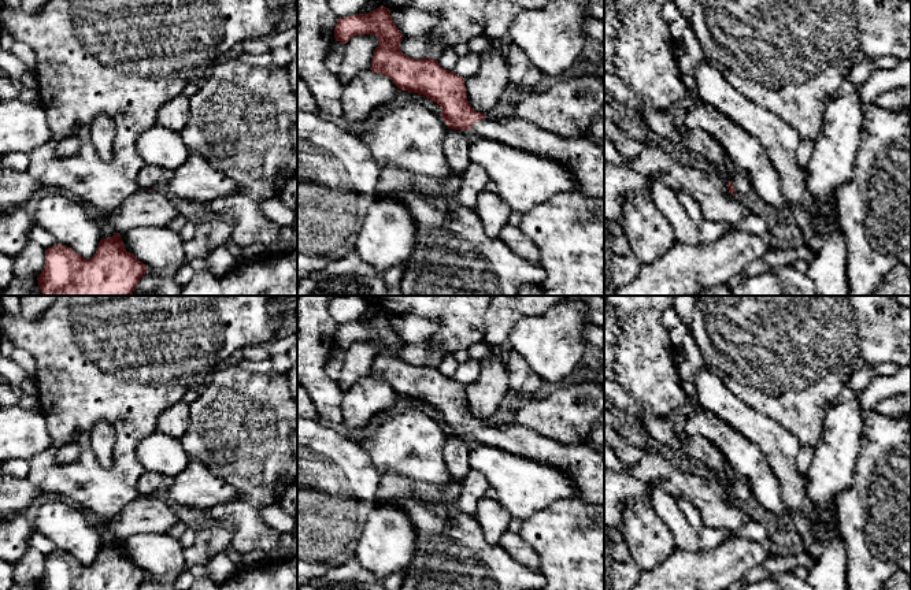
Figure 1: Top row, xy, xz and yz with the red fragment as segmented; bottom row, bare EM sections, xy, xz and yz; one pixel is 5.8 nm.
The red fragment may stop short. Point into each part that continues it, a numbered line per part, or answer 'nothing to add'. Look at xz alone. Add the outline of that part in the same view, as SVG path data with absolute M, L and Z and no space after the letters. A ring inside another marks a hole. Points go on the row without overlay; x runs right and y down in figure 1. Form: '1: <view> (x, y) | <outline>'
1: xz (584, 464) | M515 423L477 427L470 439L525 459L551 463L573 480L578 500L604 505L604 457L590 445L563 446Z

